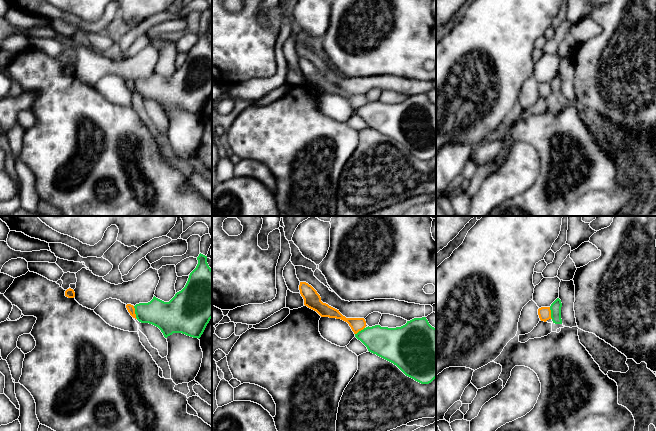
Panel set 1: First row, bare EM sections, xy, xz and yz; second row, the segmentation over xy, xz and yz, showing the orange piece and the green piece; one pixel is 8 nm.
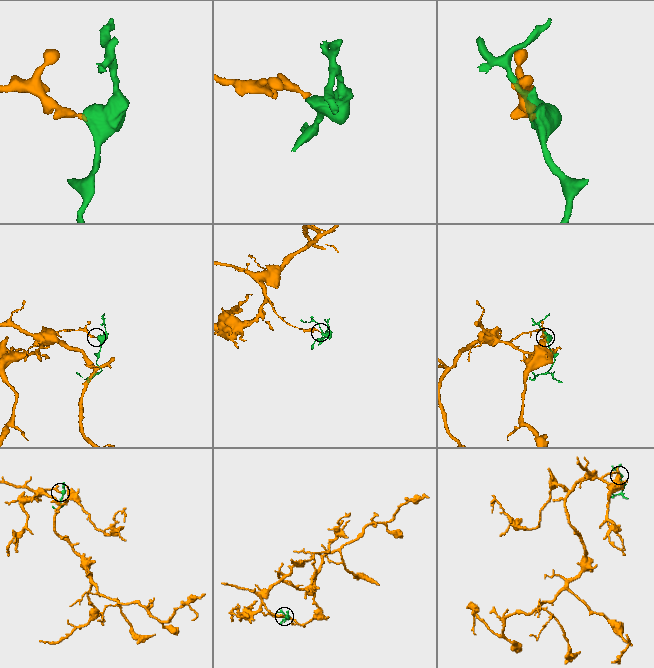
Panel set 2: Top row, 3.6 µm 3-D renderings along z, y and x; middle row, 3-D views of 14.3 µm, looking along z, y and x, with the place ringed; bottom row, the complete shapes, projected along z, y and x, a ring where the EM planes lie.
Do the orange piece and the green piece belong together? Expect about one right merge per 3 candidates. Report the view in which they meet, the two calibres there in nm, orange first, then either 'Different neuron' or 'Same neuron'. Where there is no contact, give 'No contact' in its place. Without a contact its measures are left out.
Touches orange in xy. Thickness 60 nm (orange) against 220 nm. Different neuron

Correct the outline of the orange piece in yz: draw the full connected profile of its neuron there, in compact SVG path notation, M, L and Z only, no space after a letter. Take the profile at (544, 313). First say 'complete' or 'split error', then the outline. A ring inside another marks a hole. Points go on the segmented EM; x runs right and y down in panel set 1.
complete; M541 307L538 309L538 315L541 321L546 322L551 318L551 310L550 307Z

